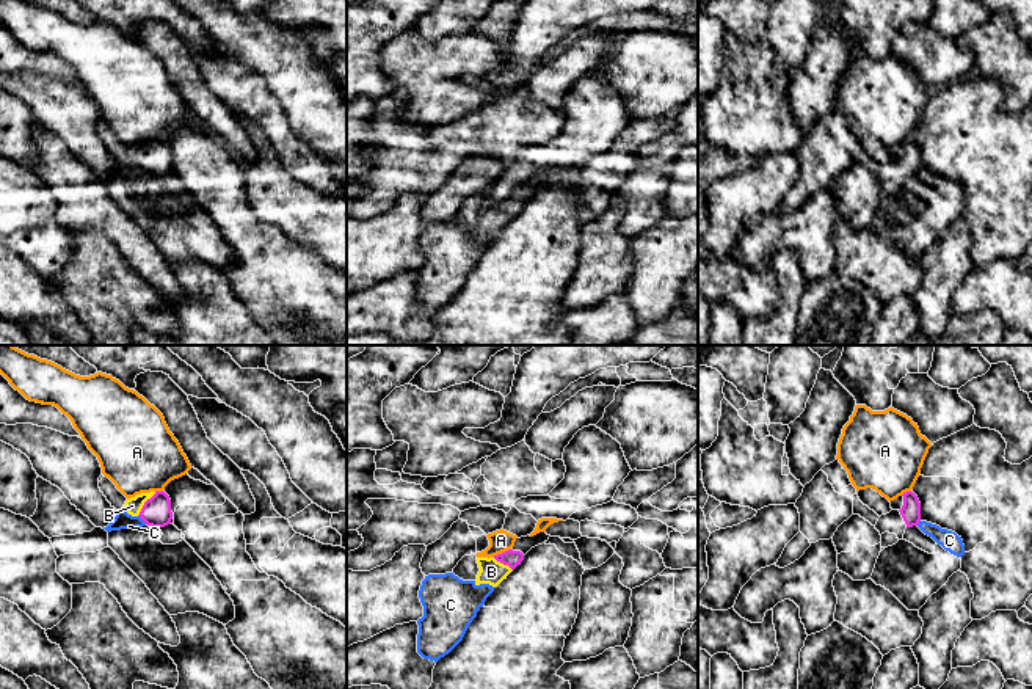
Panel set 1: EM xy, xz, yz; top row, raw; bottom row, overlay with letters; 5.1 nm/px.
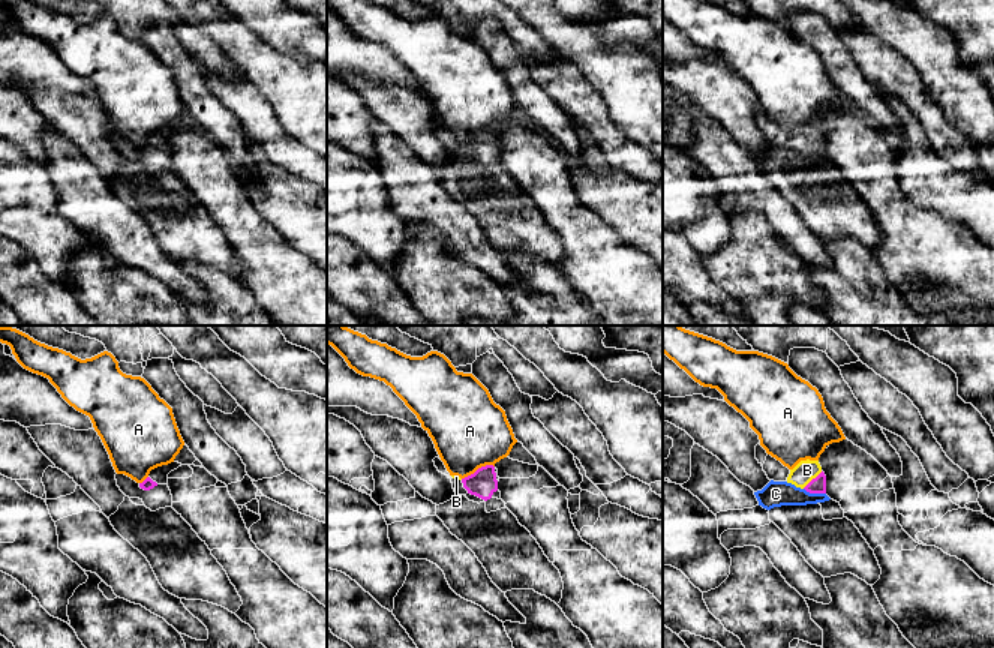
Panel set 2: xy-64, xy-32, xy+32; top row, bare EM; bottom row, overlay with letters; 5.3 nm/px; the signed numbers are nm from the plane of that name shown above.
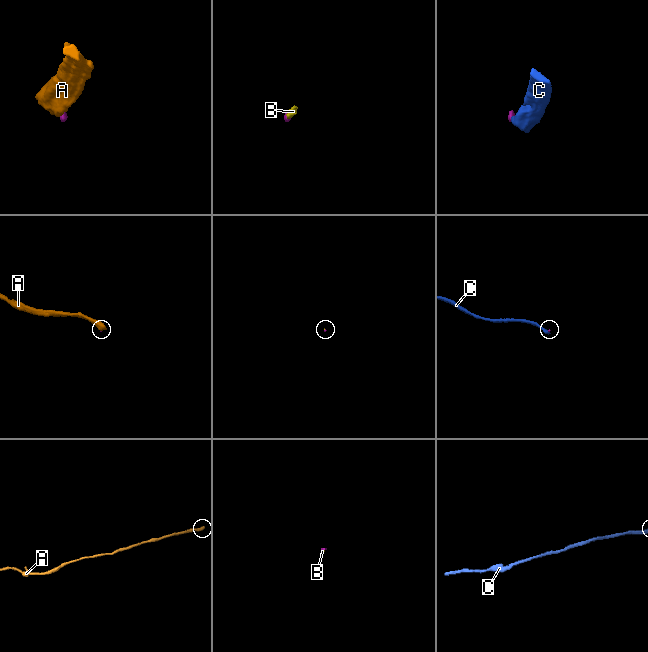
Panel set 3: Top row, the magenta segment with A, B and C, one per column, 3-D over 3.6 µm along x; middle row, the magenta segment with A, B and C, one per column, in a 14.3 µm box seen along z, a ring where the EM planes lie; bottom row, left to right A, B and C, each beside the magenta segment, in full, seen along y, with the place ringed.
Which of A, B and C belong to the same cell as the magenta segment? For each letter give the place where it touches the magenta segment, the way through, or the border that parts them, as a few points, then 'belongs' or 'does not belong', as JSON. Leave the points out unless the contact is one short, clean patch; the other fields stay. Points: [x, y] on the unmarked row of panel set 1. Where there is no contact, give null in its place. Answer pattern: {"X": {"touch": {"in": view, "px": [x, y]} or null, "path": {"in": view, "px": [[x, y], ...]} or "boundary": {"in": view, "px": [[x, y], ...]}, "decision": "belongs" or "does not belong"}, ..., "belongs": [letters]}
{"A": {"touch": {"in": "xz", "px": [502, 201]}, "boundary": {"in": "xz", "px": [[510, 196], [493, 204]]}, "decision": "does not belong"}, "B": {"touch": {"in": "xy", "px": [145, 153]}, "path": {"in": "xy", "px": [[156, 160], [145, 153], [132, 154]]}, "decision": "belongs"}, "C": {"touch": {"in": "xy", "px": [143, 168]}, "boundary": {"in": "xy", "px": [[138, 164], [146, 171]]}, "decision": "does not belong"}, "belongs": ["B"]}

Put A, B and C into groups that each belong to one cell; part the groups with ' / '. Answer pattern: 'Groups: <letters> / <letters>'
Groups: A / B / C

